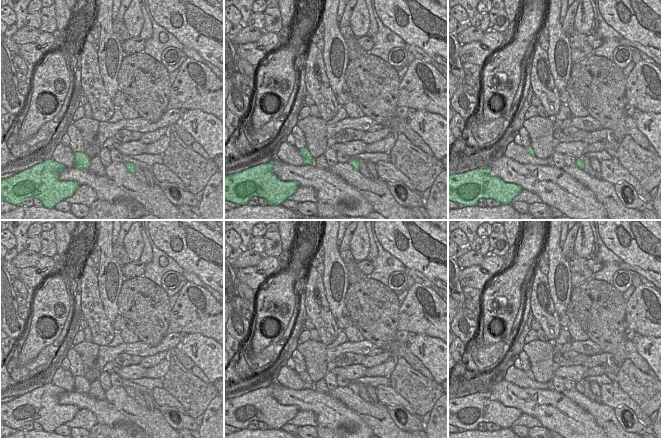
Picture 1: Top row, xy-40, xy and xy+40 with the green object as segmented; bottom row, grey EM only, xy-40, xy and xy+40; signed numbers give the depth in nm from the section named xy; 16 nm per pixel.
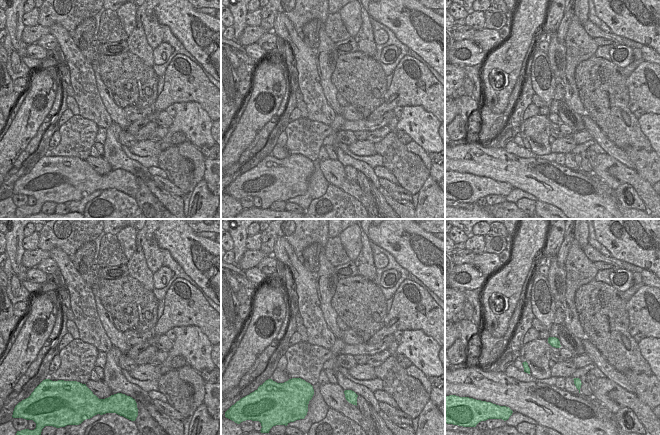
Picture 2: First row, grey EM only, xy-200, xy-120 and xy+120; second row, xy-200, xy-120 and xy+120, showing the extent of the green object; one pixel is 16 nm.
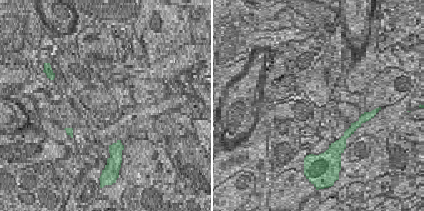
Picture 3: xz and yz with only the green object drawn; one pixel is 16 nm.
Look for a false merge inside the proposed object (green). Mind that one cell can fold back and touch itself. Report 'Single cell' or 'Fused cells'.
Single cell

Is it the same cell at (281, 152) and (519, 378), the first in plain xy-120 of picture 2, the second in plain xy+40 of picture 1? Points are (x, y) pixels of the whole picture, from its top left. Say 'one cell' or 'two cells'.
one cell

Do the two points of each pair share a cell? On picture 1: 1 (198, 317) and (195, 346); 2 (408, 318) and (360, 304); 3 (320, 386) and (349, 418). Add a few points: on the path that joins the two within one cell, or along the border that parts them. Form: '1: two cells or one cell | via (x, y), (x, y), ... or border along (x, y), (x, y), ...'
1: two cells | border along (188, 333), (201, 333), (213, 339)
2: two cells | border along (401, 304), (398, 310), (397, 330)
3: two cells | border along (313, 389), (329, 393)

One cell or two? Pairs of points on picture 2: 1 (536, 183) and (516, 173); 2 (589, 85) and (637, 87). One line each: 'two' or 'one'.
1: one
2: two

